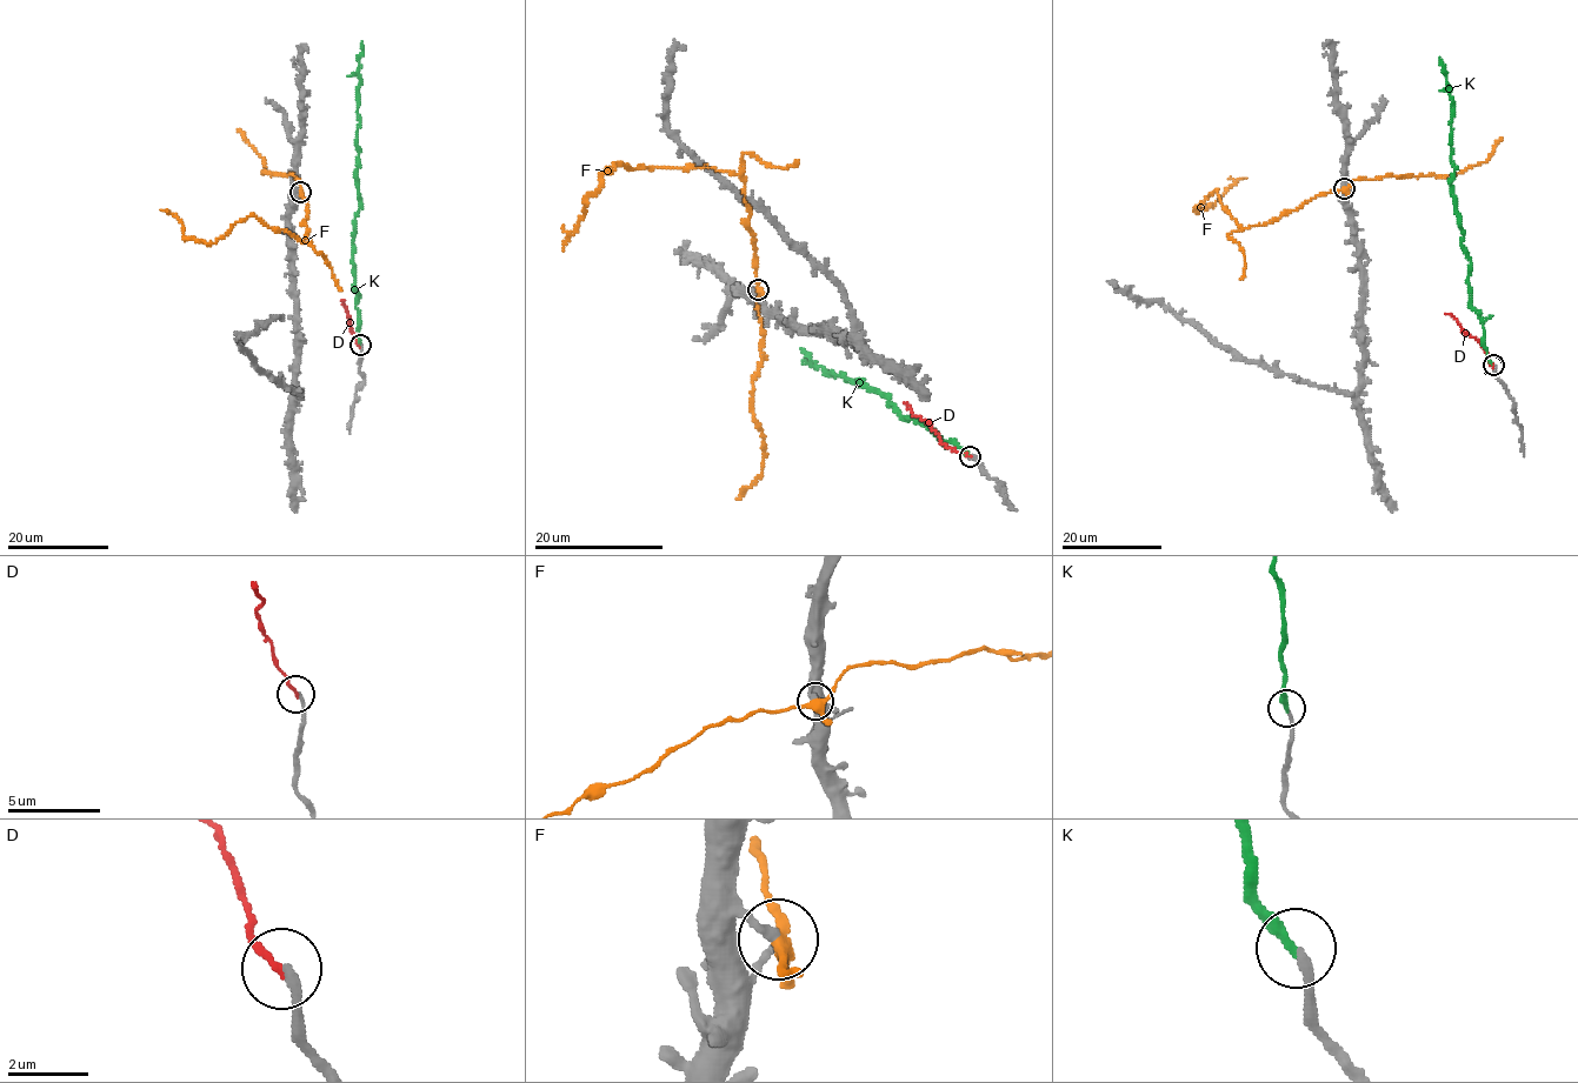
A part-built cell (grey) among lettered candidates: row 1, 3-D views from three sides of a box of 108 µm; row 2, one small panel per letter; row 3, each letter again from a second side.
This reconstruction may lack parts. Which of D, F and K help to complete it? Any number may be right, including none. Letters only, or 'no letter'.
K

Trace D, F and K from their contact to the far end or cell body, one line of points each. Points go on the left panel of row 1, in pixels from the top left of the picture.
D: (359, 346), (341, 301)
F: (300, 192), (306, 243), (254, 215), (214, 242), (199, 241), (160, 208)
K: (360, 343), (352, 263), (355, 213), (361, 208), (357, 144), (361, 40)

